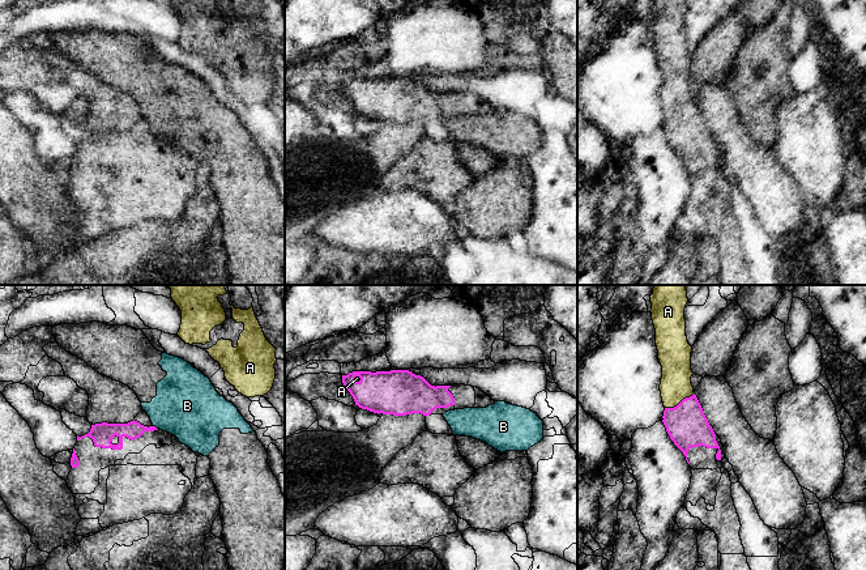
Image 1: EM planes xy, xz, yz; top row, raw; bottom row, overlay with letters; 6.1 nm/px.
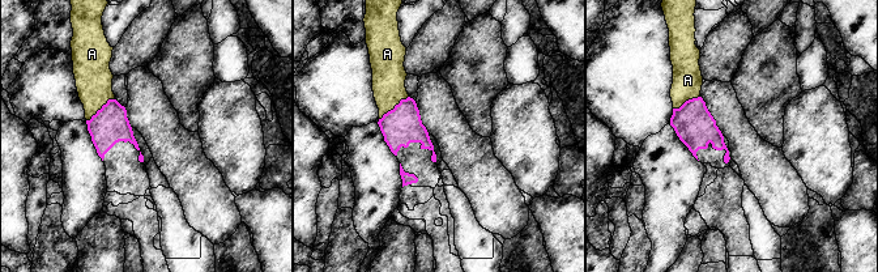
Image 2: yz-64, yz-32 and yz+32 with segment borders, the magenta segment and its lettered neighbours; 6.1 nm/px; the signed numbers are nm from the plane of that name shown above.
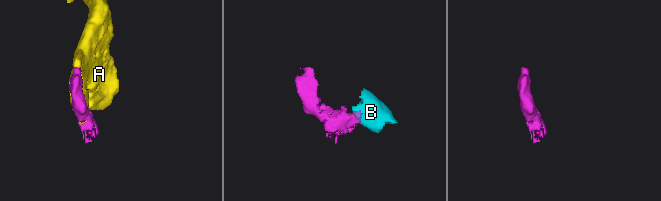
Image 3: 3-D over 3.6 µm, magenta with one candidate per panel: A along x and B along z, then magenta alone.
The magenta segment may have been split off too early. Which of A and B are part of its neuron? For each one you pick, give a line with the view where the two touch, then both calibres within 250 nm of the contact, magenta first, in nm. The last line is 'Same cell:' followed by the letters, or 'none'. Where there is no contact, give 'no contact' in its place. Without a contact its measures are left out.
A: contact in yz; calibres 260 and 190 nm
Same cell: A

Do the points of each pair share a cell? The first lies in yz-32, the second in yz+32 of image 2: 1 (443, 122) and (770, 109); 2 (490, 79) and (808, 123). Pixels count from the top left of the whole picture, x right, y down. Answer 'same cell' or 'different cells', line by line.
1: different cells
2: different cells

